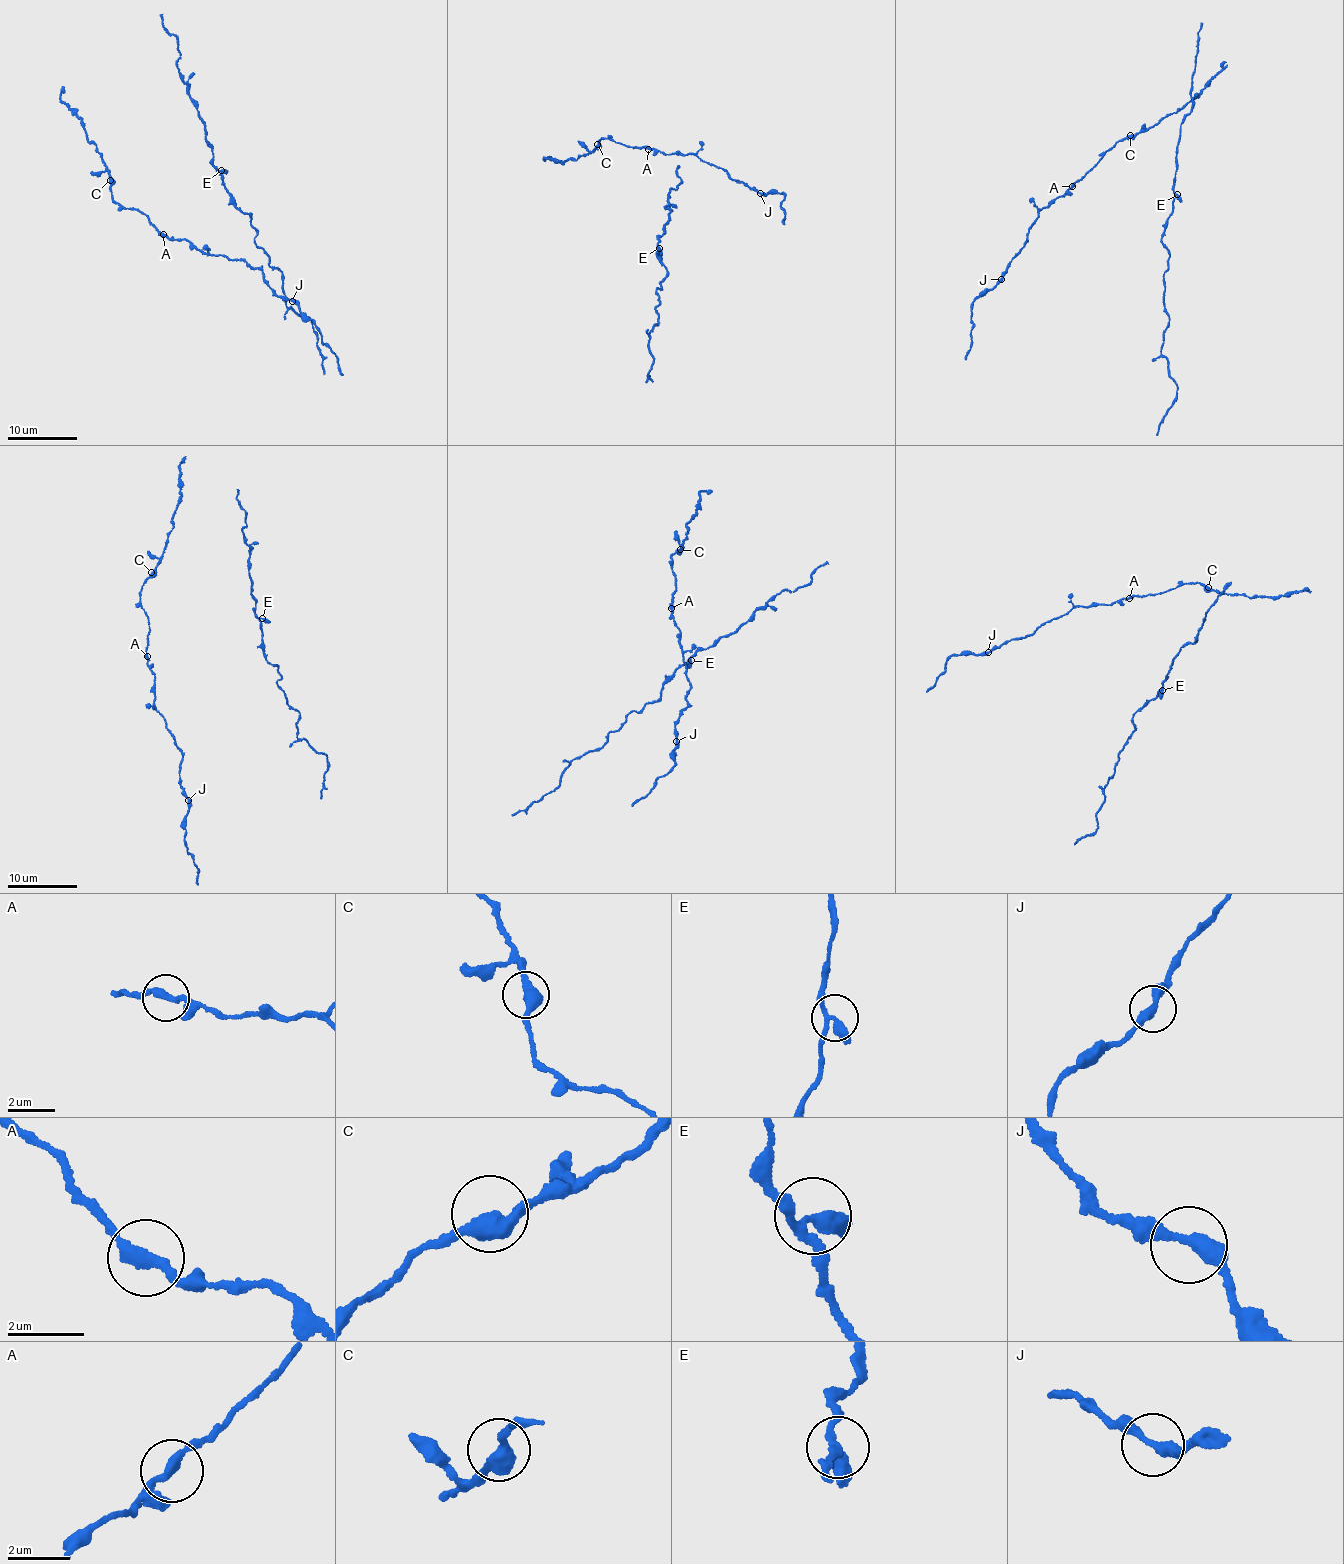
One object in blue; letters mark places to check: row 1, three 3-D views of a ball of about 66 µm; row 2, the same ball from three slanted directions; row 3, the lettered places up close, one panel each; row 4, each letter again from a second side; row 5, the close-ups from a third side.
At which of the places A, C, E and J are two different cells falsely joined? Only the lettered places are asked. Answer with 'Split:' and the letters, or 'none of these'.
Split: none of these

